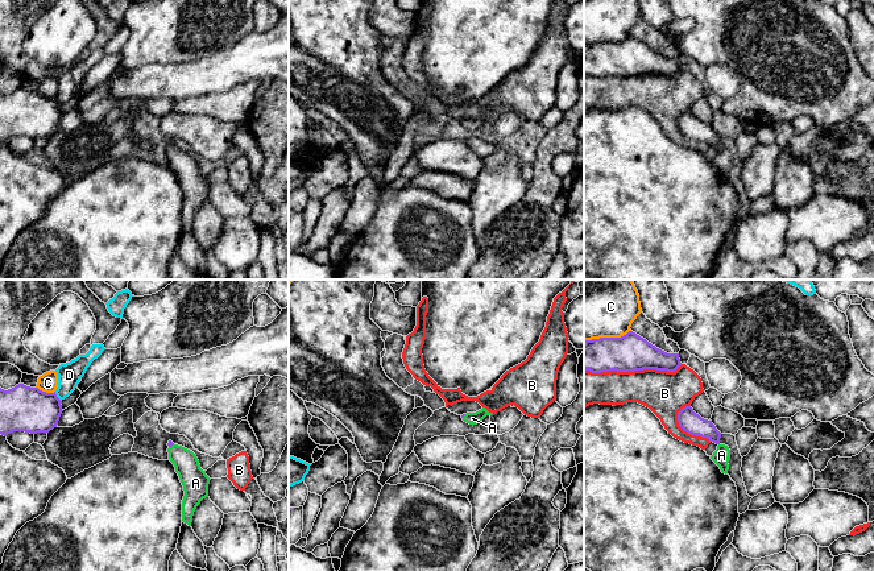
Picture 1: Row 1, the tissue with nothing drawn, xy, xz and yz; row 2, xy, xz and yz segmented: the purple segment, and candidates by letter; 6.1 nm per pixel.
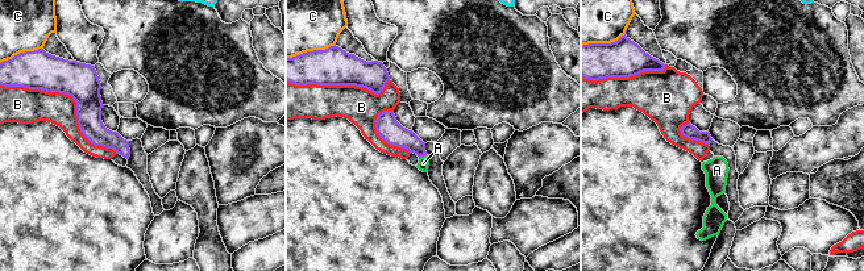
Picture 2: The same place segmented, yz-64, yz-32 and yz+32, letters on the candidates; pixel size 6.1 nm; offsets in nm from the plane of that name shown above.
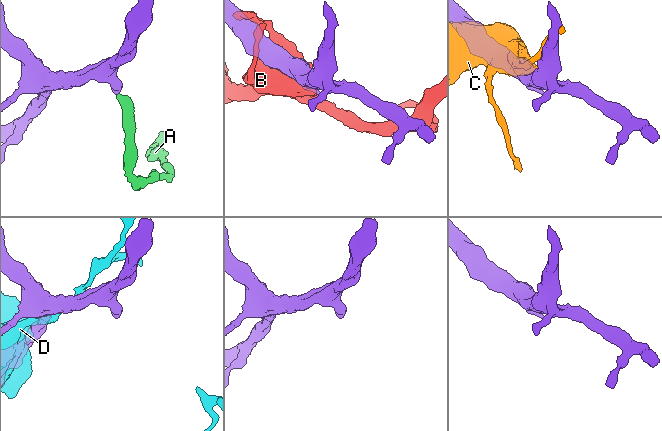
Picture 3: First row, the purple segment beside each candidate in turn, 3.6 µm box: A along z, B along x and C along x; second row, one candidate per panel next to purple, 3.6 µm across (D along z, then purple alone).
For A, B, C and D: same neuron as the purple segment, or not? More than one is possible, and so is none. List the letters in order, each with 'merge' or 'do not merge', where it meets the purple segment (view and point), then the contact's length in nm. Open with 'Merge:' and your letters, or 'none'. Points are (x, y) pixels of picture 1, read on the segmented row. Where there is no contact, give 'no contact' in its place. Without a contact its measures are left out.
Merge: A
A: merge | xy (170, 446) | 40 nm
B: do not merge | yz (633, 371) | 600 nm
C: do not merge | yz (607, 338) | 300 nm
D: do not merge | xy (57, 397) | 80 nm

